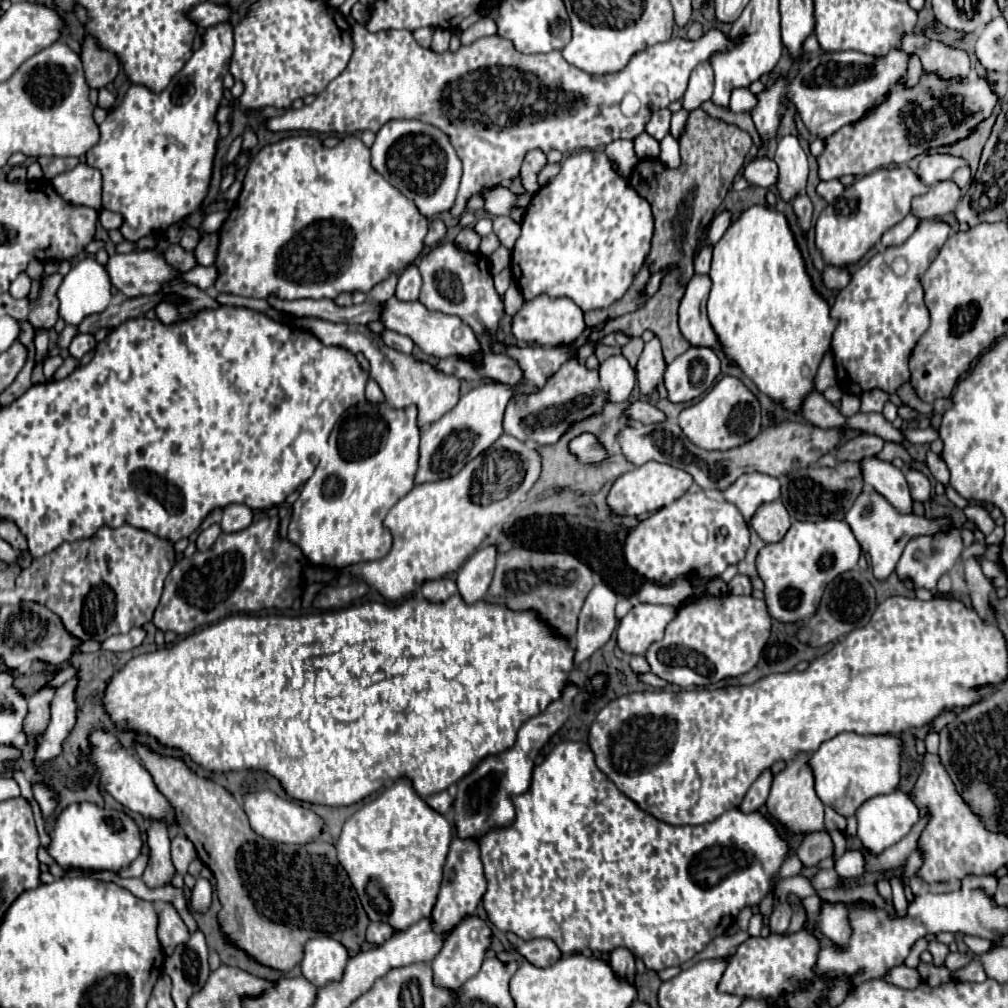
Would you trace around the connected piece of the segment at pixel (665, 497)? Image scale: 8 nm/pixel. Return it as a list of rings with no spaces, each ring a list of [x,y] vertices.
[[[649,461],[641,467],[635,467],[633,471],[621,475],[609,495],[607,495],[607,509],[611,515],[615,517],[641,517],[641,515],[649,515],[655,513],[657,509],[677,501],[689,487],[693,485],[691,475],[683,473],[681,469],[675,469],[671,465],[665,463],[657,463],[657,461]]]

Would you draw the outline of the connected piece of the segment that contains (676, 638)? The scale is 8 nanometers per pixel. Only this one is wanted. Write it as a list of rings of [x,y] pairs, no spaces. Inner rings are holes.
[[[717,595],[699,597],[677,611],[677,617],[667,625],[665,637],[647,649],[651,673],[679,687],[701,687],[717,683],[725,677],[749,673],[771,635],[771,615],[763,599]]]

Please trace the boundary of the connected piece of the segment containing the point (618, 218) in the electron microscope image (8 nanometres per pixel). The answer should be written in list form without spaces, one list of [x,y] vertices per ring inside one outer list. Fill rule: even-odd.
[[[581,151],[561,163],[561,173],[535,193],[521,223],[521,237],[511,253],[511,271],[525,299],[547,293],[549,297],[567,297],[583,311],[603,309],[615,303],[629,289],[635,273],[641,269],[653,235],[651,207],[619,177],[603,151]]]

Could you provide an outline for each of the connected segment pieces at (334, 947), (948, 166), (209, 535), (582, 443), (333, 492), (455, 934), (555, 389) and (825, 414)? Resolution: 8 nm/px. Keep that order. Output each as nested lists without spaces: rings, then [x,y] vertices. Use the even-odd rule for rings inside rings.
[[[315,937],[305,945],[301,973],[315,987],[323,987],[329,981],[339,981],[343,977],[347,959],[349,953],[339,941],[331,937]]]
[[[925,155],[919,163],[919,177],[925,185],[935,185],[939,181],[953,179],[953,173],[961,167],[965,167],[967,161],[961,157],[951,155]]]
[[[211,525],[209,529],[201,531],[199,537],[197,537],[197,549],[199,551],[207,551],[215,543],[215,539],[219,537],[219,533],[221,533],[221,527],[219,525]]]
[[[589,433],[573,439],[571,445],[569,445],[569,451],[575,453],[579,457],[579,461],[583,461],[583,463],[599,463],[599,461],[605,459],[603,447]]]
[[[365,401],[347,411],[345,419],[333,427],[329,435],[327,451],[321,455],[313,477],[303,485],[299,499],[293,503],[287,539],[303,551],[313,565],[327,565],[331,569],[343,569],[363,561],[375,561],[391,551],[393,535],[383,525],[389,509],[415,487],[415,475],[419,469],[419,441],[421,429],[417,425],[417,407],[393,409],[387,401]]]
[[[477,915],[465,917],[447,937],[443,949],[439,951],[439,955],[435,957],[435,961],[431,963],[433,973],[435,973],[435,985],[443,985],[447,989],[459,989],[459,985],[463,985],[463,981],[471,979],[475,973],[479,973],[481,963],[485,959],[485,951],[491,945],[491,937],[493,931],[489,927],[487,921],[483,921]]]
[[[575,357],[563,363],[561,369],[547,379],[545,387],[529,395],[519,393],[513,397],[513,401],[509,401],[503,419],[503,431],[507,435],[517,437],[519,441],[553,445],[571,429],[573,423],[579,423],[591,415],[601,413],[607,403],[609,395],[601,391],[599,369],[589,369],[585,361]]]
[[[811,391],[805,395],[799,411],[807,421],[813,425],[819,425],[823,429],[829,427],[841,427],[845,423],[845,417],[839,413],[837,407],[833,407],[821,393]]]

